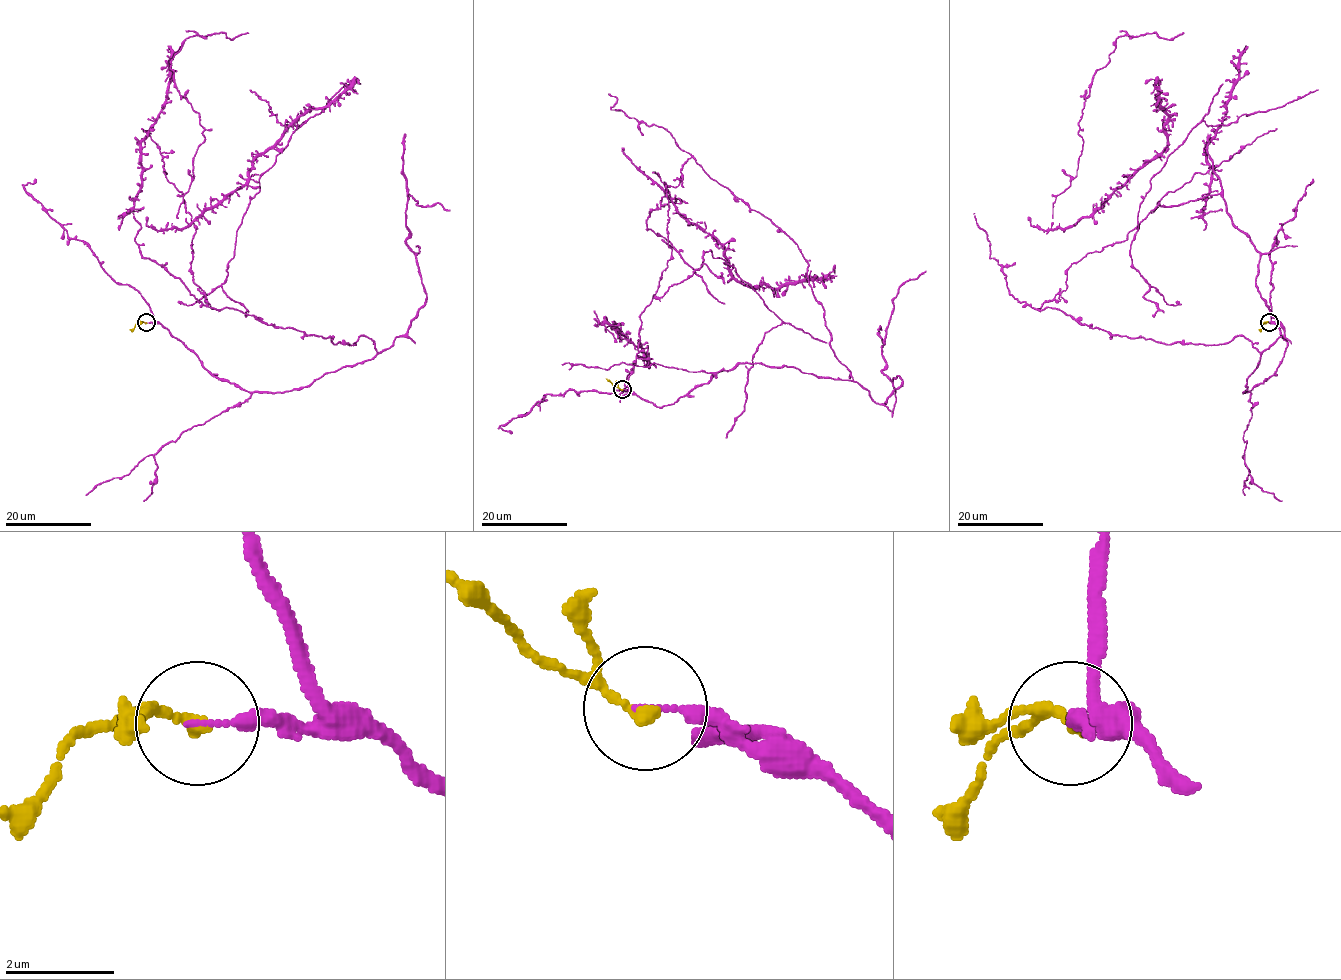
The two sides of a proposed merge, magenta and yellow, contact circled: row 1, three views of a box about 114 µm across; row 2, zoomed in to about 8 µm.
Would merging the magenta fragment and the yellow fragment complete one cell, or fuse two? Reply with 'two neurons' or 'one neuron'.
one neuron

